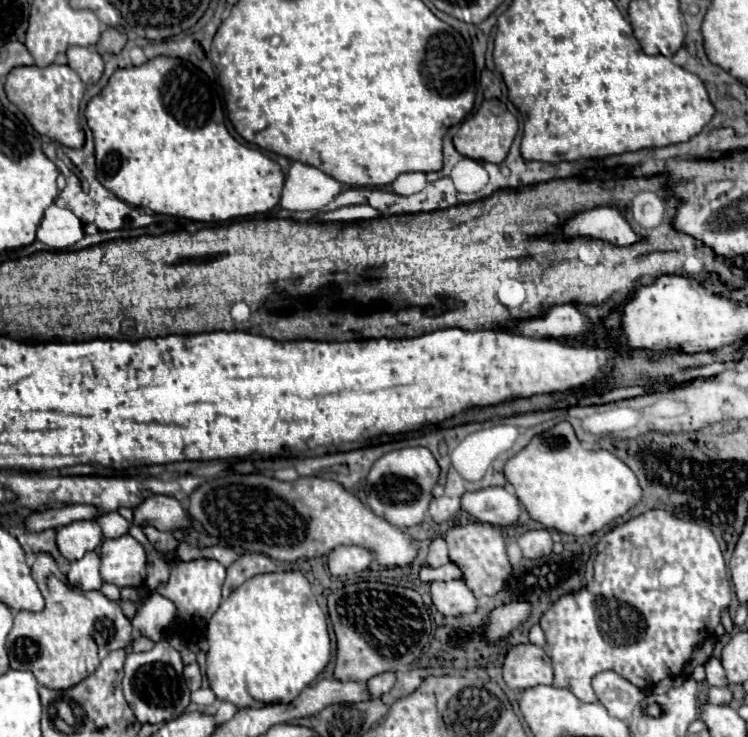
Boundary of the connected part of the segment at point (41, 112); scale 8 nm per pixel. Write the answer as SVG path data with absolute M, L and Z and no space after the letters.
M36 65L14 67L6 77L4 89L8 99L26 115L38 133L72 149L80 149L84 145L84 129L78 113L84 97L84 83L68 65L48 65L44 69Z

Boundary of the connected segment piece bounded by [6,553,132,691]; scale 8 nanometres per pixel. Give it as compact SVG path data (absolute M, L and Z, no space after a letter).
M40 553L36 557L32 577L46 599L46 607L40 613L20 611L14 615L14 627L6 641L12 669L32 671L38 685L62 691L90 677L98 669L102 657L106 657L110 651L132 643L132 625L124 617L122 609L108 601L100 591L70 587L48 553Z

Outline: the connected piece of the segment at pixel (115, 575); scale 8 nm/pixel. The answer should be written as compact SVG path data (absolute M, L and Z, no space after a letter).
M122 535L102 541L100 575L104 583L112 583L120 589L142 587L146 581L146 563L146 549L134 537Z

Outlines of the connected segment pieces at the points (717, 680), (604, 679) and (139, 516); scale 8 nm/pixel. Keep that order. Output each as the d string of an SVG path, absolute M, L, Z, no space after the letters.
M710 657L704 667L706 667L708 685L712 685L712 687L726 687L728 685L728 679L726 679L726 673L724 673L724 667L722 667L720 659Z
M608 671L608 673L600 673L594 677L594 691L600 699L600 703L614 715L614 717L620 717L620 719L628 719L632 709L642 701L644 693L624 681L624 677Z
M152 495L134 509L134 525L152 525L158 531L174 531L188 527L188 513L174 497Z

